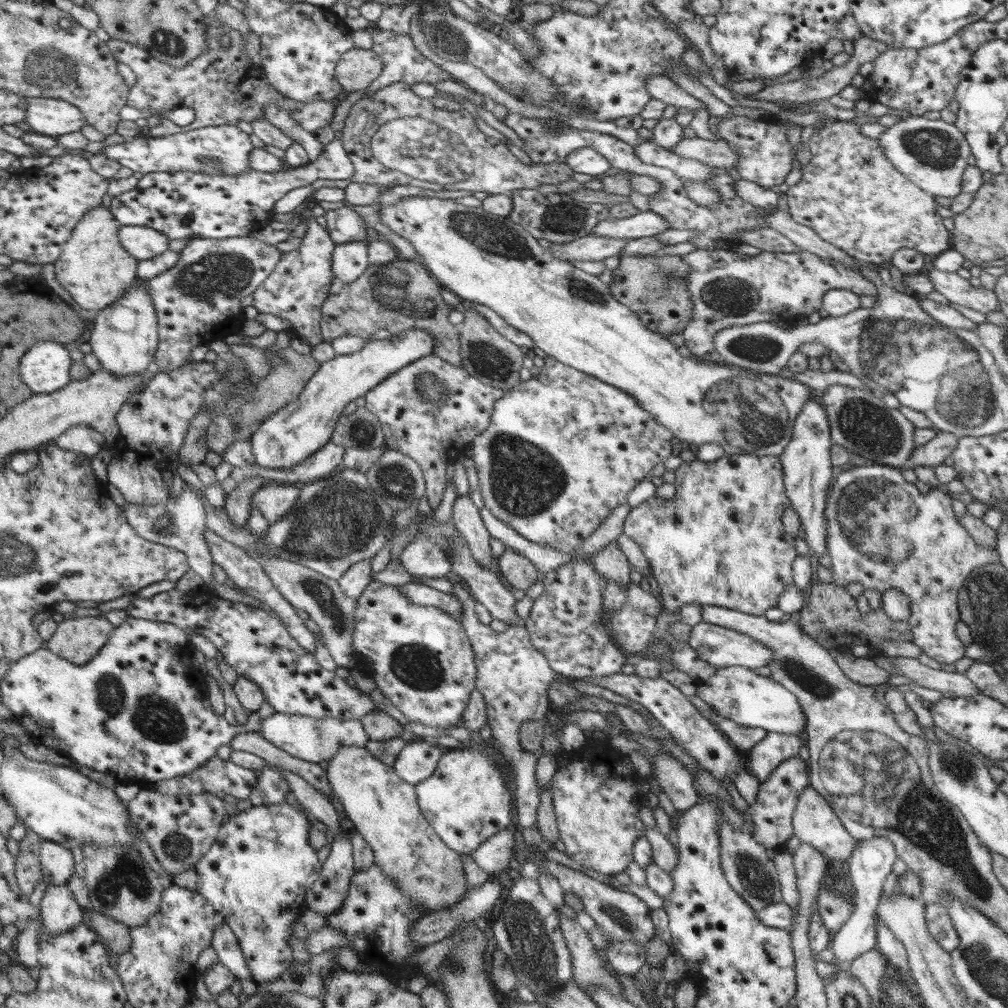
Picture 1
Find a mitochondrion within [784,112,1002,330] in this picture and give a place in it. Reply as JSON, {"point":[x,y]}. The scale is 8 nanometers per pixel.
{"point":[936,148]}

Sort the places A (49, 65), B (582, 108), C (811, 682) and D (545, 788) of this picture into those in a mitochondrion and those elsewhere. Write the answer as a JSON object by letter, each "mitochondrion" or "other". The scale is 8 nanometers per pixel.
{"A":"mitochondrion","B":"other","C":"mitochondrion","D":"other"}

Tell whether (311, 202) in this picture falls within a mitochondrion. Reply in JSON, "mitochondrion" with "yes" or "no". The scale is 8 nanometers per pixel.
{"mitochondrion":"no"}

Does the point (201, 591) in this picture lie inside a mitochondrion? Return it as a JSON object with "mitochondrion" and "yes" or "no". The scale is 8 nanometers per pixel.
{"mitochondrion":"no"}

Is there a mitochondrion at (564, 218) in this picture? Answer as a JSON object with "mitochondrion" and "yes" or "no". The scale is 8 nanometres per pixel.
{"mitochondrion":"yes"}

